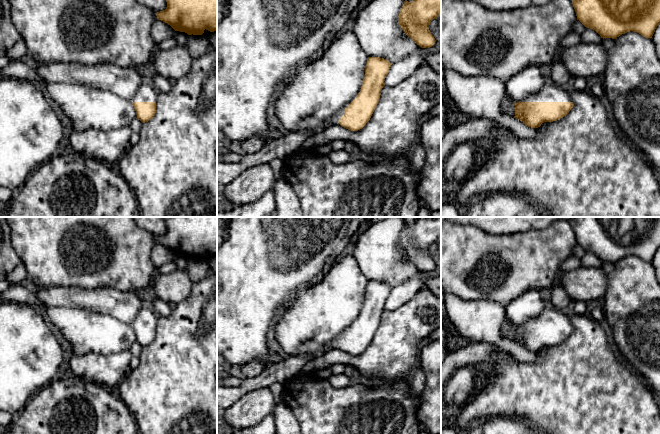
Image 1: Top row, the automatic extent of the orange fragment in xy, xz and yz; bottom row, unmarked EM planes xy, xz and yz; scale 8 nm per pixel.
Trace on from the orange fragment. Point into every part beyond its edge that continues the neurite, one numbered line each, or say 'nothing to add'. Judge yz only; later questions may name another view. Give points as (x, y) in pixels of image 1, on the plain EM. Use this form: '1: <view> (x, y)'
1: yz (550, 316)

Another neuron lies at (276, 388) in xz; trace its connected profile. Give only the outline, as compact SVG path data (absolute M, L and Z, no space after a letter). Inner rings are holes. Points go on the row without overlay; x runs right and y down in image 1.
M273 383L269 389L273 393L274 400L276 403L283 402L283 397L282 397L282 391L283 391L283 385L280 383Z

